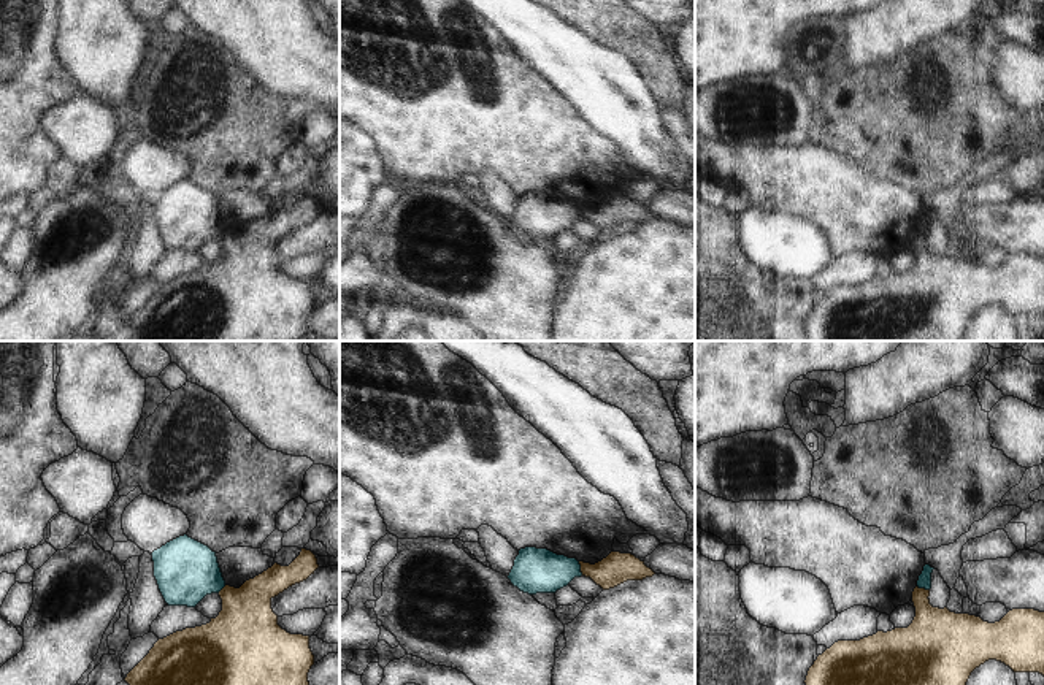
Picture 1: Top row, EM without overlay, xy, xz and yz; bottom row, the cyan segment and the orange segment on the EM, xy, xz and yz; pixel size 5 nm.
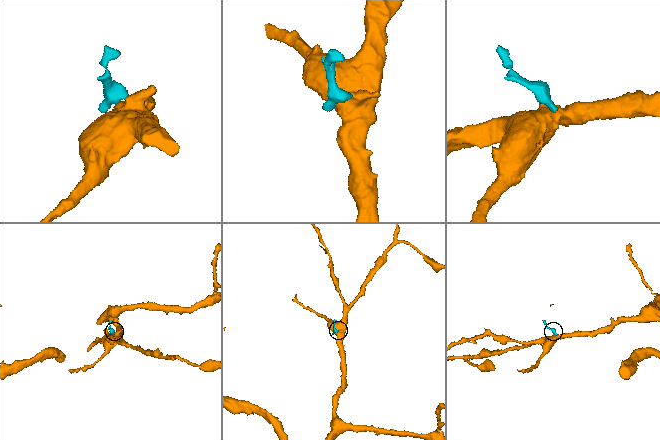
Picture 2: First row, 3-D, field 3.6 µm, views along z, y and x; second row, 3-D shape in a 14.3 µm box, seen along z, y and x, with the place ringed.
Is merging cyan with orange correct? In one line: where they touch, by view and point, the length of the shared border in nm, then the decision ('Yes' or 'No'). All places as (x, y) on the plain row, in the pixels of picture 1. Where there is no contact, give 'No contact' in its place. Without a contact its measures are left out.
Touches cyan at xz (579, 213). Shared border 80 nm. No

